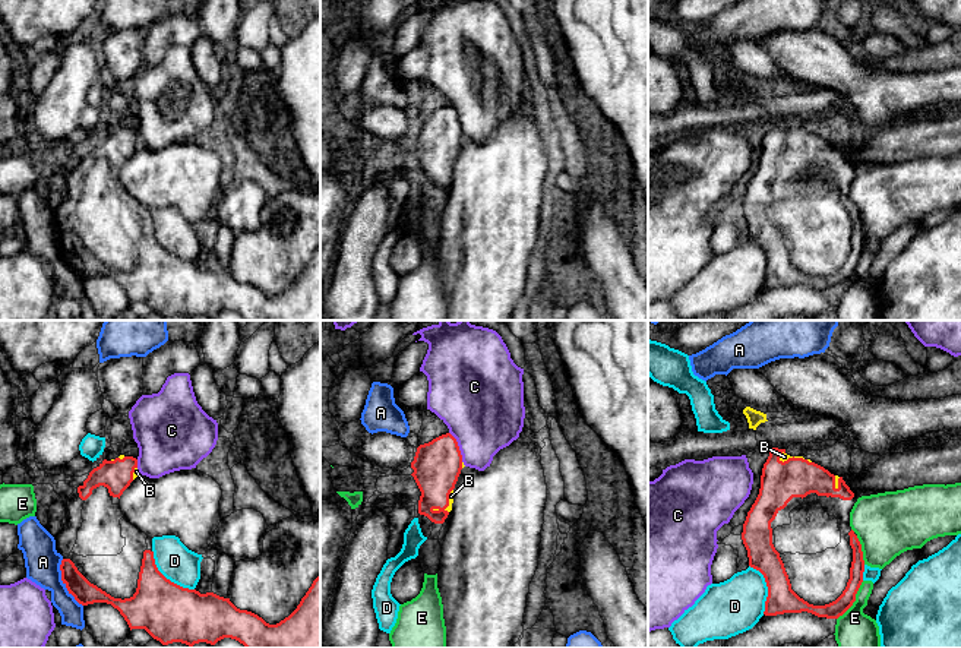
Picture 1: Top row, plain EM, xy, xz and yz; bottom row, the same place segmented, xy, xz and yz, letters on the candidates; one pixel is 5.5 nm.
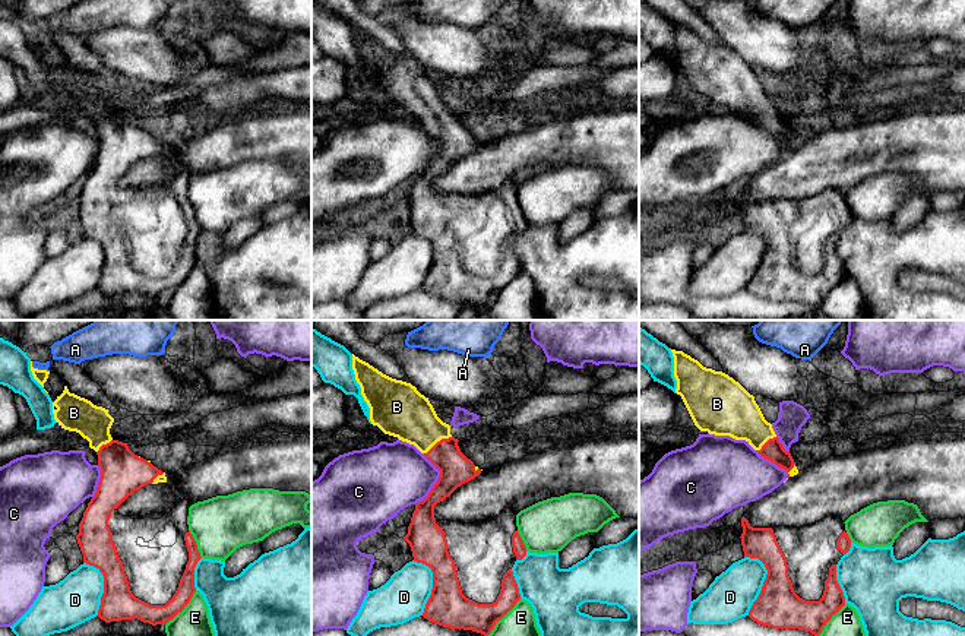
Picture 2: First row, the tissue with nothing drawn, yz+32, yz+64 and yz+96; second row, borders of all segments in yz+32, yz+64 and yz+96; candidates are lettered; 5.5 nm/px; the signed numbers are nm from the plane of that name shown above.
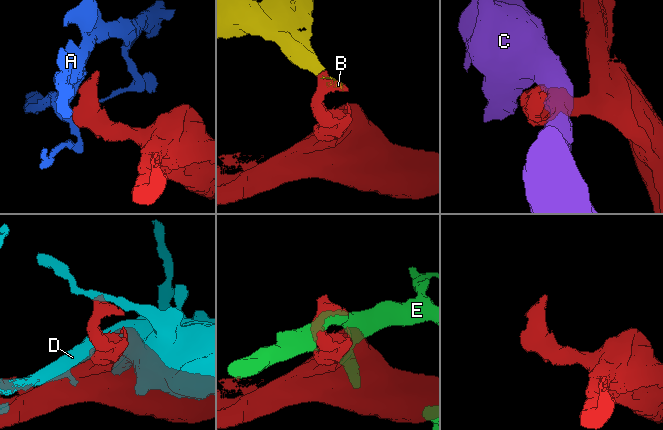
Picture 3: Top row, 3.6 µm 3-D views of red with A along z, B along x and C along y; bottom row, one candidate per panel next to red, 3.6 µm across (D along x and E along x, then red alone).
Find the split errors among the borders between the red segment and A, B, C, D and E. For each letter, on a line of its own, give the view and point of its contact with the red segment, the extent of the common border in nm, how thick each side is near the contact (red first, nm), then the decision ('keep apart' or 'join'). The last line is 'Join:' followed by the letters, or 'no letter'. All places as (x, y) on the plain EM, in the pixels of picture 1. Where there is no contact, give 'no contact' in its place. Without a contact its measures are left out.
A: xy (63, 255) | 280 nm | 130/190 nm | keep apart
B: yz (792, 130) | 140 nm | 220/50 nm | join
C: xz (458, 119) | 180 nm | 260/440 nm | keep apart
D: xy (166, 250) | 320 nm | 320/200 nm | keep apart
E: yz (854, 272) | 260 nm | 90/240 nm | keep apart
Join: B

